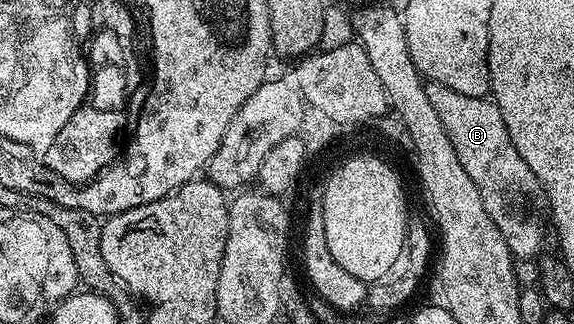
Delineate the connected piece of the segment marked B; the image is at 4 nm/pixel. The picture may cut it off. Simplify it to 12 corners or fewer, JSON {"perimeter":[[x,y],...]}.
{"perimeter":[[435,82],[462,168],[513,259],[535,259],[548,196],[488,96]]}

